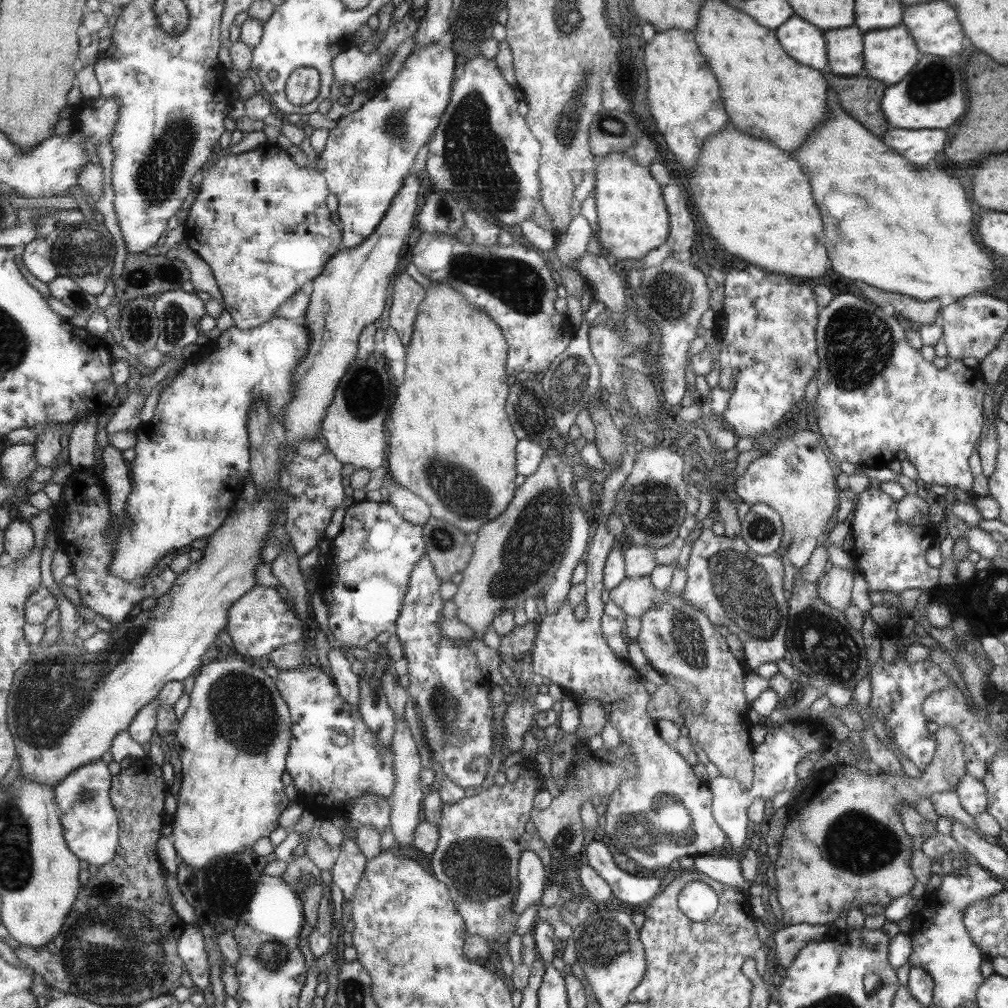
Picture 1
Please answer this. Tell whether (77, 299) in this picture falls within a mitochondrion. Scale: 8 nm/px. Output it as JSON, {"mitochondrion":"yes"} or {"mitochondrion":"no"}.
{"mitochondrion":"yes"}

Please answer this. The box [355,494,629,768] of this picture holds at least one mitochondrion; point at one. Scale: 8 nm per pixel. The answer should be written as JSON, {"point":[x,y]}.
{"point":[444,705]}

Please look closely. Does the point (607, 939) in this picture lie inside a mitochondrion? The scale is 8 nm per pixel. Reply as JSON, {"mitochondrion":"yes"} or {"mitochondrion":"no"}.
{"mitochondrion":"yes"}

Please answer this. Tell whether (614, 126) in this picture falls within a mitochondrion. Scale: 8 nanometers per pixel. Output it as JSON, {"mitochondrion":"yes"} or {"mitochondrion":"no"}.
{"mitochondrion":"yes"}

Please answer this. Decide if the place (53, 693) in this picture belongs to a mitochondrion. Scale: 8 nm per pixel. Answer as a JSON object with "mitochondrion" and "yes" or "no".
{"mitochondrion":"yes"}

